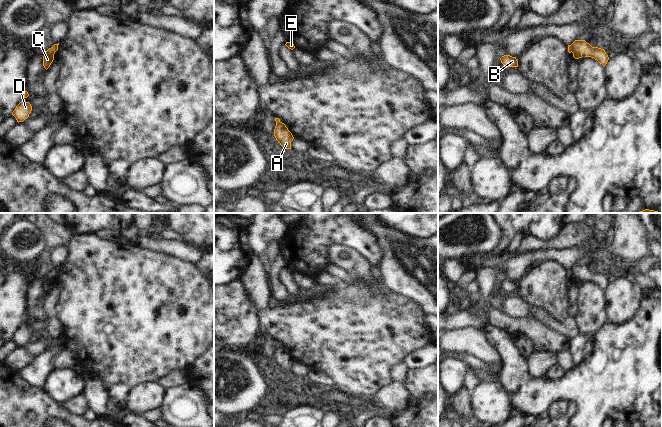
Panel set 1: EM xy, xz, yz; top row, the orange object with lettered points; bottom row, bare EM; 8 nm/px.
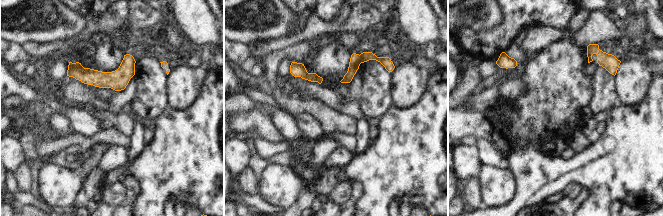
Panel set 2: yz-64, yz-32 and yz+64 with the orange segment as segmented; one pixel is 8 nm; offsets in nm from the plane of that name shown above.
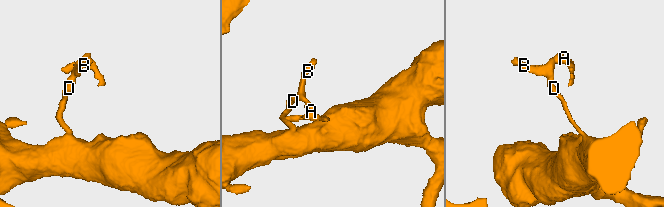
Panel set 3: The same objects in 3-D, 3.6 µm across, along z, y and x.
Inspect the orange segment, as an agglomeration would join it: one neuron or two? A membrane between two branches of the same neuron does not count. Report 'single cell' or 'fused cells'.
fused cells

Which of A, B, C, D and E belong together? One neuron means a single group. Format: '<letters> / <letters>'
A / B C D E

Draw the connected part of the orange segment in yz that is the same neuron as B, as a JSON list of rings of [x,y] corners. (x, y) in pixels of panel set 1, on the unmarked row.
[[[504,279],[500,282],[501,287],[506,291],[518,291],[518,285],[516,281],[512,281],[510,279]]]

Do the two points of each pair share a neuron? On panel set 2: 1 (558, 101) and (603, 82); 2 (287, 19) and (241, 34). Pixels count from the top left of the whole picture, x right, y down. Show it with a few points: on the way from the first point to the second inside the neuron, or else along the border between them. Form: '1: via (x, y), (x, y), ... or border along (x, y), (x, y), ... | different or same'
1: border along (592, 75), (592, 96), (588, 104) | different
2: via (276, 25), (265, 28), (262, 31), (252, 31) | same

